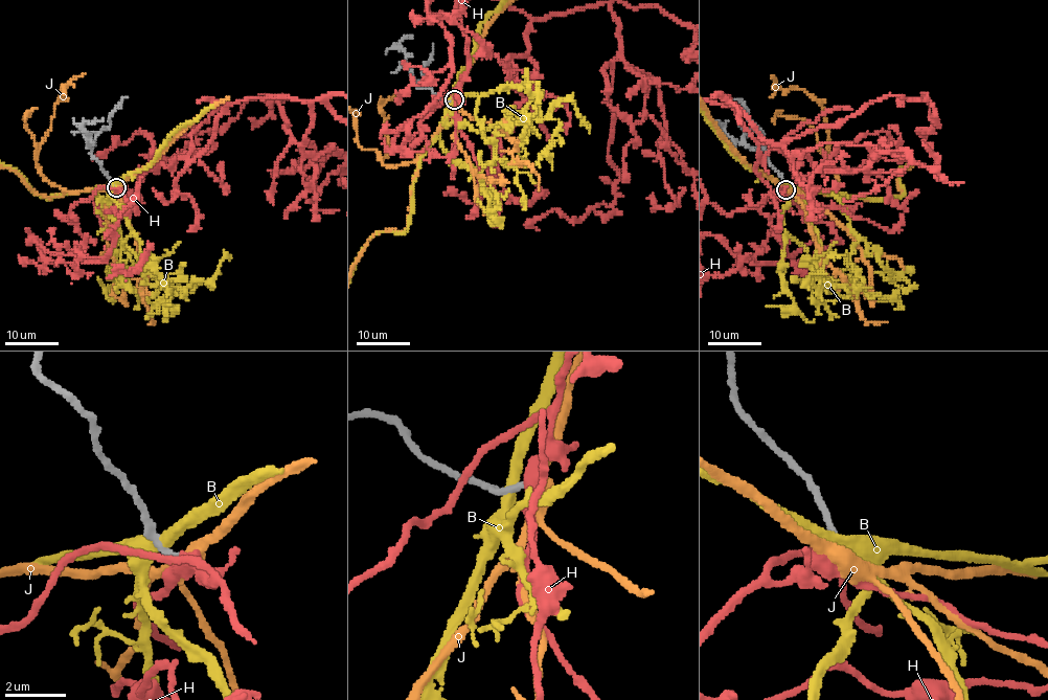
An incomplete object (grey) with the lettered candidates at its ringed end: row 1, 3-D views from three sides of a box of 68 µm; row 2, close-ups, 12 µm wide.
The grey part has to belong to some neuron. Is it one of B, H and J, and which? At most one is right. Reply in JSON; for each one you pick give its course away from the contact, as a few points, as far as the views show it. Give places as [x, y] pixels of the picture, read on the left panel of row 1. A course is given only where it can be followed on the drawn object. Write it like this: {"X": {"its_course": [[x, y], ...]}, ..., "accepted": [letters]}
{"accepted": ["J"]}

